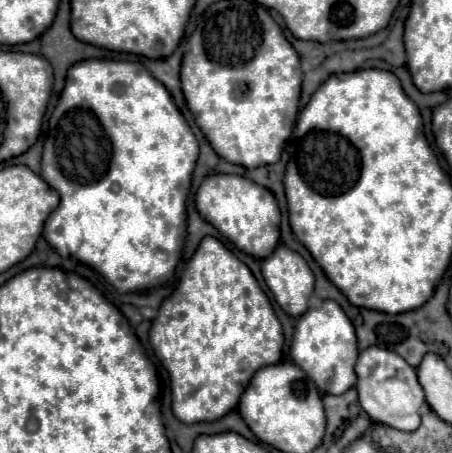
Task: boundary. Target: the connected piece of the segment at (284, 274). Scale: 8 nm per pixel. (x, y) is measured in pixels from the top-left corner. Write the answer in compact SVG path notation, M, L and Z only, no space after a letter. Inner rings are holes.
M278 244L276 252L262 260L262 276L286 314L300 316L306 312L314 290L314 274L298 252Z

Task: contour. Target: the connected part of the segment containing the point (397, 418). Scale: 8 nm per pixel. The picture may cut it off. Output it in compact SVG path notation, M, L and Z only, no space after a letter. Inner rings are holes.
M370 346L360 352L356 368L354 368L358 382L358 400L360 406L366 410L366 414L376 424L384 424L396 430L416 430L420 426L420 406L424 404L424 392L416 378L416 368L404 362L396 352L382 350L378 346Z

